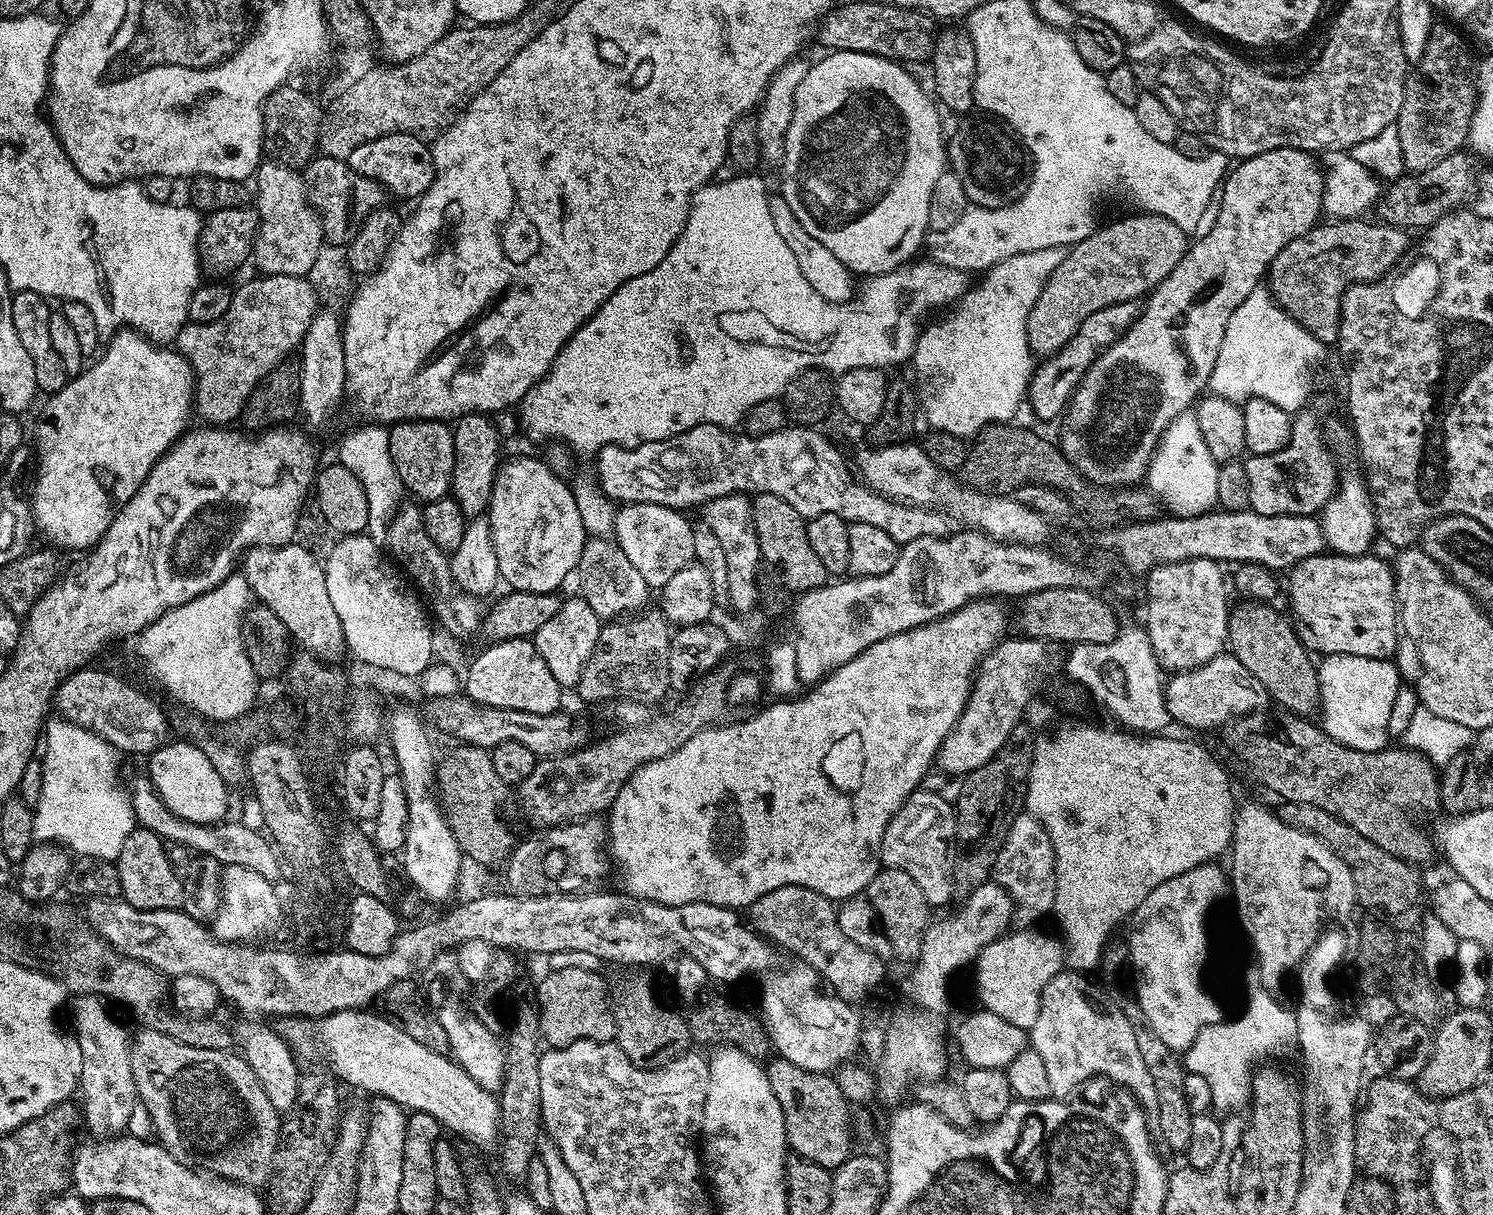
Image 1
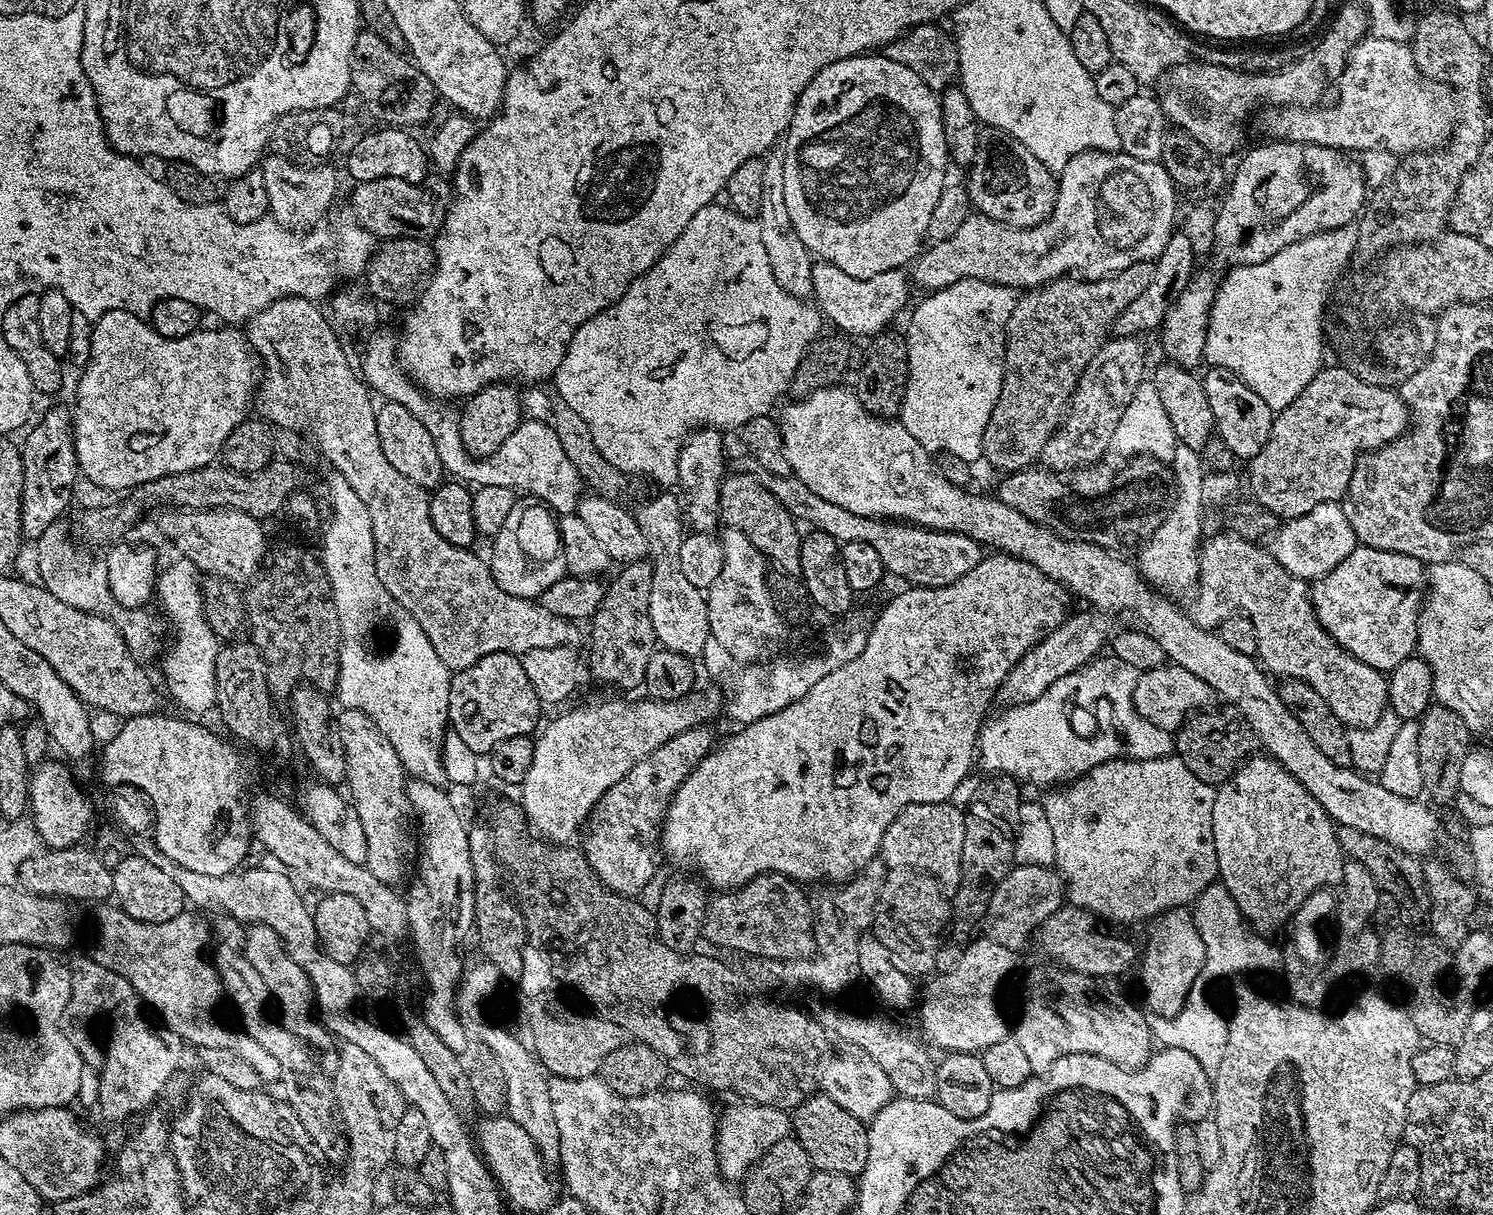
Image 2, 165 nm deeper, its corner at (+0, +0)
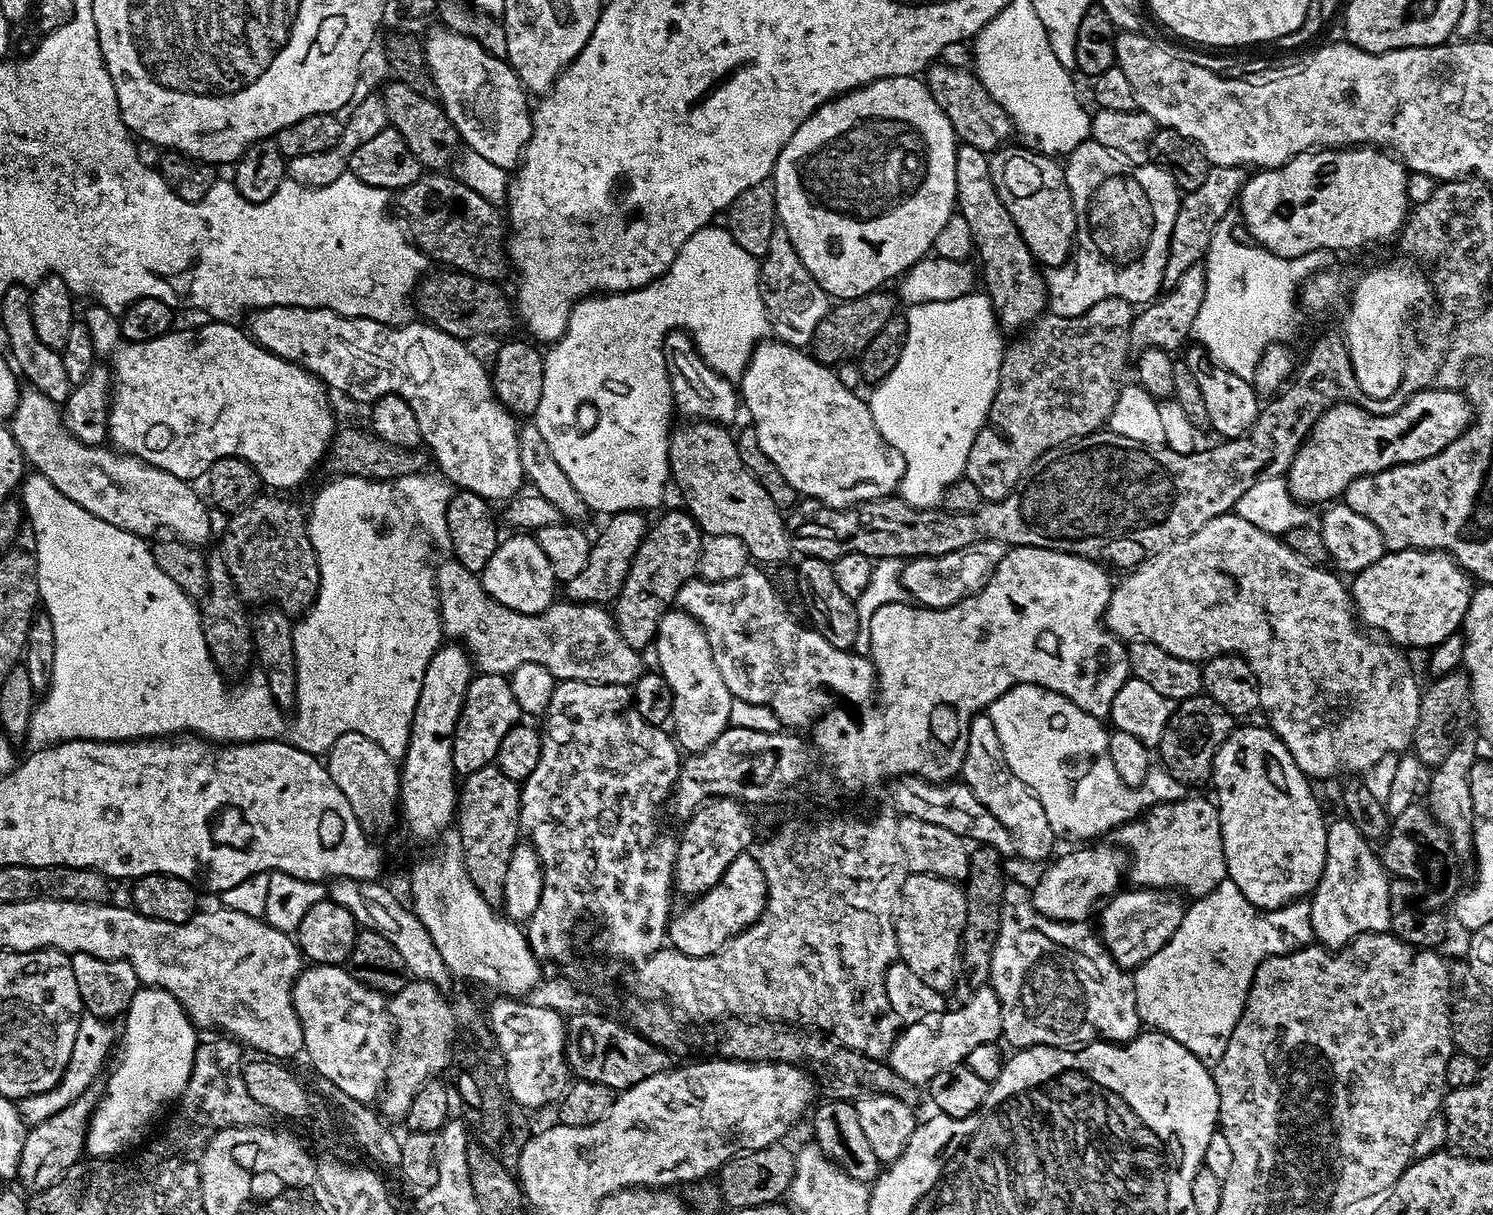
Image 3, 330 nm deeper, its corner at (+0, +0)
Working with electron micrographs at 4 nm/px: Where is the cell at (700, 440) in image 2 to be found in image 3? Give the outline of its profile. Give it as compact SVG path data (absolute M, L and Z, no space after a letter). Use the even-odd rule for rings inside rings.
M674 331L666 334L664 339L664 357L666 370L672 383L672 402L677 413L680 412L689 421L711 420L725 426L731 425L736 411L741 411L742 404L738 399L737 389L733 381L718 373L700 357L696 343L687 332Z

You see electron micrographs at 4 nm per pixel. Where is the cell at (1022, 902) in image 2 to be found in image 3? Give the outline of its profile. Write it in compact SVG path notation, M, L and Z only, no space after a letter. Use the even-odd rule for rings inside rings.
M1076 846L1073 847L1076 848L1073 852L1068 852L1065 856L1057 855L1047 865L1049 868L1041 874L1040 881L1034 886L1031 885L1030 903L1042 916L1051 920L1084 922L1089 919L1088 915L1091 912L1092 915L1099 913L1100 909L1108 903L1108 899L1116 895L1121 887L1120 876L1122 880L1130 863L1129 857L1116 846L1092 847L1096 846Z

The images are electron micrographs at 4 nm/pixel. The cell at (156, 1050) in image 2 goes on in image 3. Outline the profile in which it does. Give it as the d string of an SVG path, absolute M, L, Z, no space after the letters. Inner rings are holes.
M87 1092L79 1096L70 1106L51 1115L42 1123L33 1125L23 1143L22 1154L19 1156L17 1181L30 1193L35 1194L49 1188L58 1181L83 1157L88 1126L91 1123L92 1112L97 1105L93 1093Z

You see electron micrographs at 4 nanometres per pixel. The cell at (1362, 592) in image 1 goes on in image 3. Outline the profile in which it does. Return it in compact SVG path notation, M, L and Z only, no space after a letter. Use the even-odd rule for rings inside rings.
M1407 548L1401 552L1385 551L1384 556L1378 558L1378 562L1355 573L1351 580L1352 606L1359 623L1369 629L1377 628L1372 630L1405 650L1411 650L1411 648L1431 650L1444 639L1459 633L1474 591L1473 581L1453 557L1447 552L1425 552L1423 548Z

